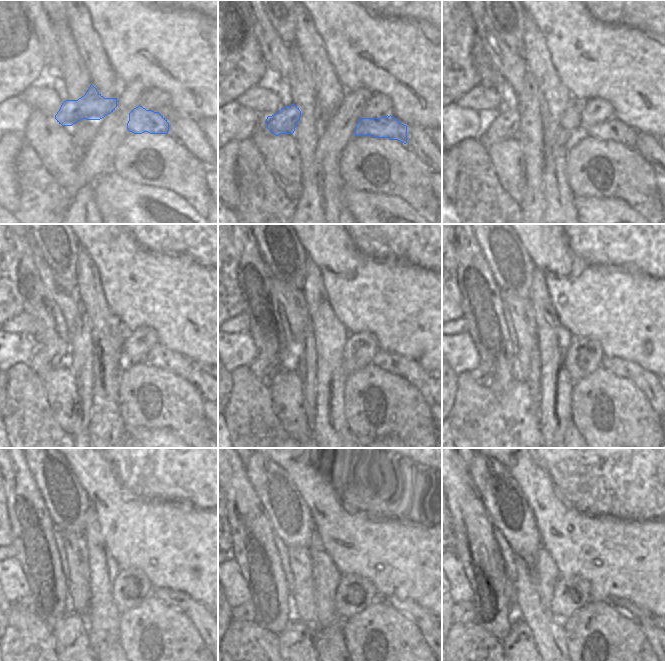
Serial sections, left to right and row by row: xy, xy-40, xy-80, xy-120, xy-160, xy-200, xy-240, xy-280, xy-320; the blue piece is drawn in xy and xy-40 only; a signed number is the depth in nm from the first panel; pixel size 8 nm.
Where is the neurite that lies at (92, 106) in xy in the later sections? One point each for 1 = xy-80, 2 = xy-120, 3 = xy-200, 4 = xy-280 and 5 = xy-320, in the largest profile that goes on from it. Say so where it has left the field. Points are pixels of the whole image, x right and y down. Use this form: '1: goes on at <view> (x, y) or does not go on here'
1: goes on at xy-80 (504, 124)
2: goes on at xy-120 (54, 354)
3: goes on at xy-200 (478, 375)
4: goes on at xy-280 (244, 611)
5: goes on at xy-320 (464, 613)

